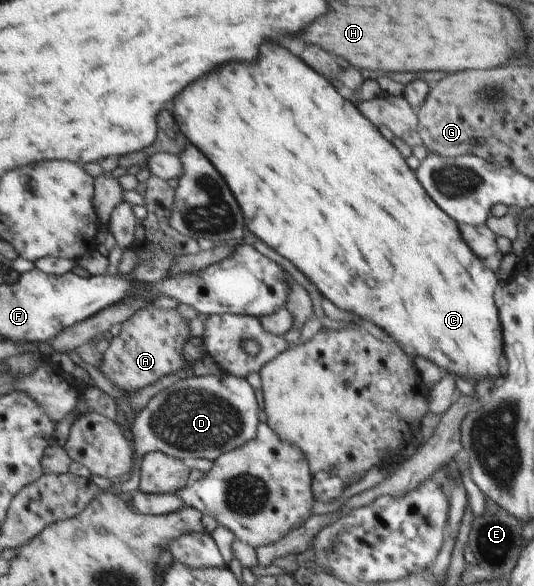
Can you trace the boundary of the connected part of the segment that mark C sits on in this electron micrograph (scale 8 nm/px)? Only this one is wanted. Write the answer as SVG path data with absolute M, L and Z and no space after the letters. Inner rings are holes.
M264 45L264 57L252 63L236 63L224 65L212 73L212 77L204 77L204 81L196 81L192 89L184 89L176 101L172 101L174 109L172 115L176 117L178 129L192 141L192 145L200 145L212 161L216 161L216 169L228 177L228 185L232 185L232 193L240 197L240 209L244 210L244 219L247 226L256 237L260 238L268 247L274 249L282 257L288 259L312 283L320 293L332 302L337 308L360 315L369 321L374 321L374 328L382 329L389 339L400 347L412 347L416 355L428 357L440 369L454 371L456 375L472 375L478 377L498 377L500 375L500 353L502 353L502 335L500 335L500 321L498 309L494 301L494 289L498 285L496 275L484 267L480 257L471 249L467 241L462 241L463 233L458 233L456 223L428 197L428 193L418 183L414 171L406 165L400 151L386 141L380 131L360 111L352 105L349 99L344 99L332 83L326 81L320 73L310 69L302 59L294 57L282 45ZM364 279L374 279L378 283L376 289L368 287Z

